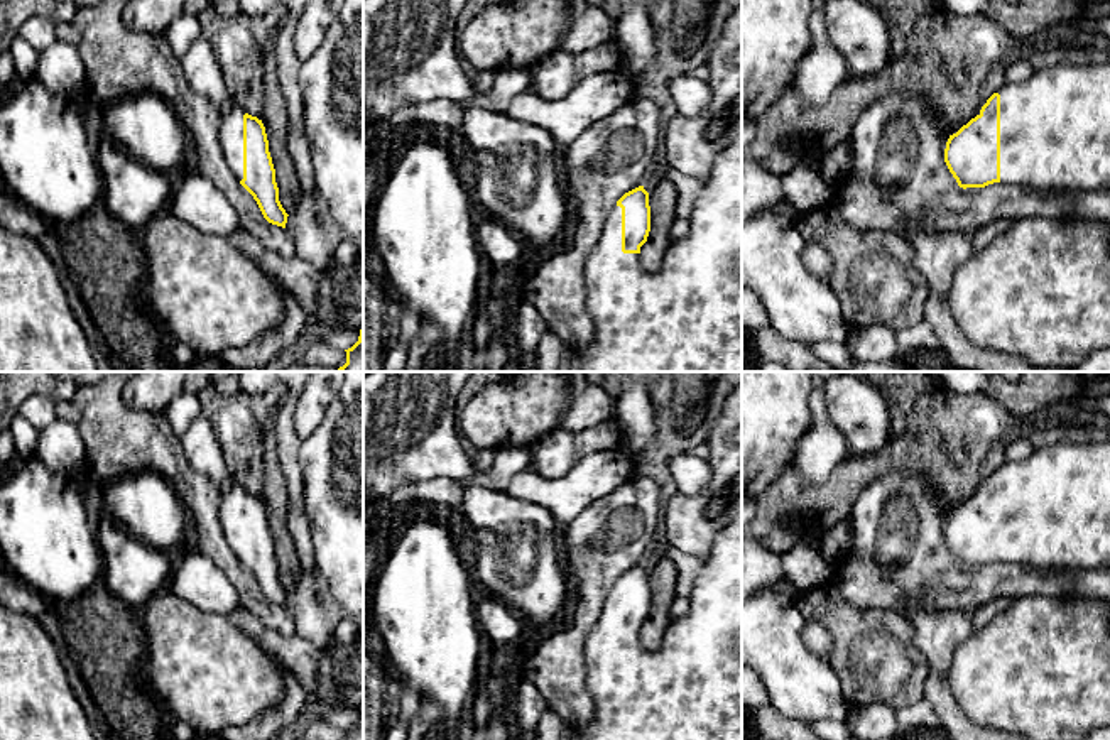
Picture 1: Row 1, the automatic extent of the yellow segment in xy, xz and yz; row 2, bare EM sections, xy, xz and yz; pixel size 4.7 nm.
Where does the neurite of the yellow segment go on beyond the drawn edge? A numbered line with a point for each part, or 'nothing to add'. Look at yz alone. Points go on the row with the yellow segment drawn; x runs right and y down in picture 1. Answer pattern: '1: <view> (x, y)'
1: yz (1055, 127)

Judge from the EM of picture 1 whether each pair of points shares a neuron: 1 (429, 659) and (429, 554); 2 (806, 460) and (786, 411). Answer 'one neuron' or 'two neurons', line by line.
1: one neuron
2: two neurons

